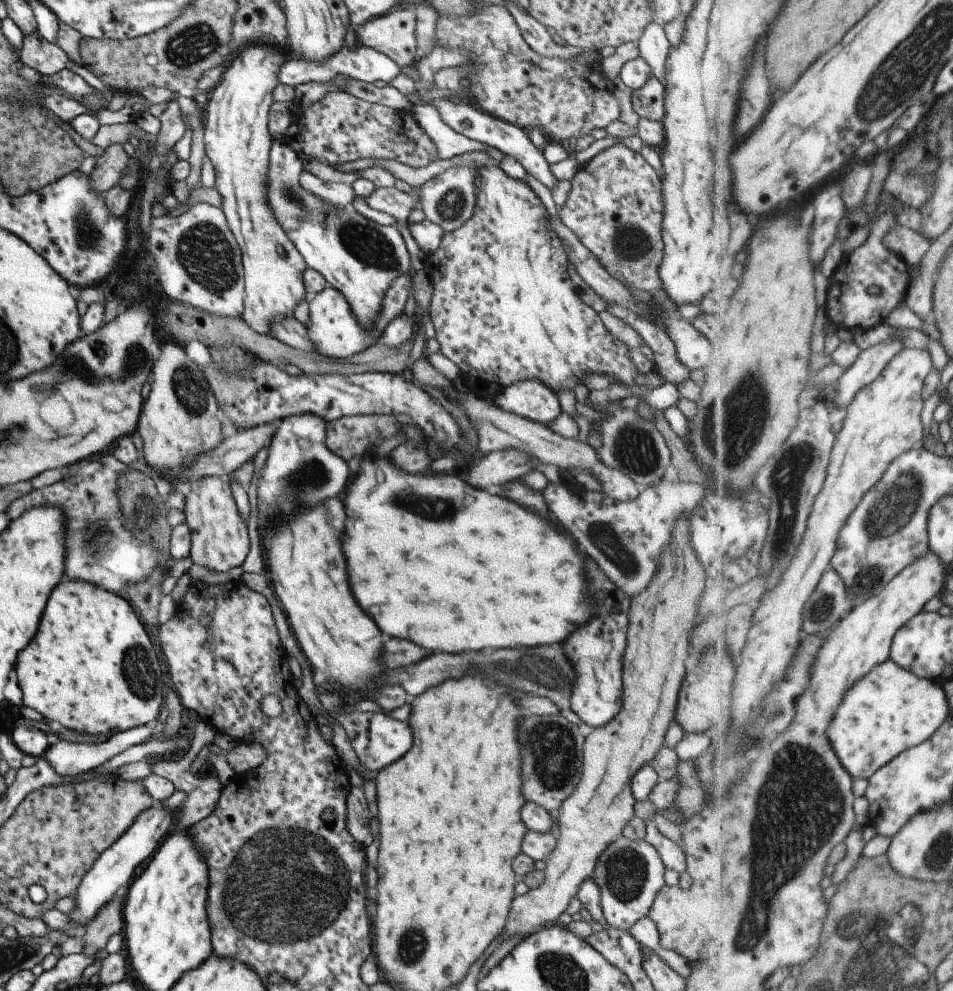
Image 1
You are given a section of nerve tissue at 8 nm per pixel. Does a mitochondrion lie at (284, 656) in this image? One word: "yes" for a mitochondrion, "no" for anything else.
no

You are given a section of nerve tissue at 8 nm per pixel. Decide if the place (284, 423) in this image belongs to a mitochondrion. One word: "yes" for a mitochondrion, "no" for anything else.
no

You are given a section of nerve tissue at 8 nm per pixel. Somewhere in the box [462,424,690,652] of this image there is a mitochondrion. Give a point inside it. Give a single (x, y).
(601, 533)

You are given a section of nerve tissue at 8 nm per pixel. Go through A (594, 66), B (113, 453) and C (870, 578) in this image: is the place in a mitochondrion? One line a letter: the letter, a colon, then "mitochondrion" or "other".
A: other
B: other
C: mitochondrion

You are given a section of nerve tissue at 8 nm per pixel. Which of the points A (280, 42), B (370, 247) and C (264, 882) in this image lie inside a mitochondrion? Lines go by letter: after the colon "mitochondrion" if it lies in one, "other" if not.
A: other
B: mitochondrion
C: mitochondrion

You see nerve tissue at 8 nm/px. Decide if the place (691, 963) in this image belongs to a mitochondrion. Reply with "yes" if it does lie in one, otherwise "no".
no

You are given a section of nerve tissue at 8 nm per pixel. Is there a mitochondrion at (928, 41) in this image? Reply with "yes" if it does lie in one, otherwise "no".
yes

